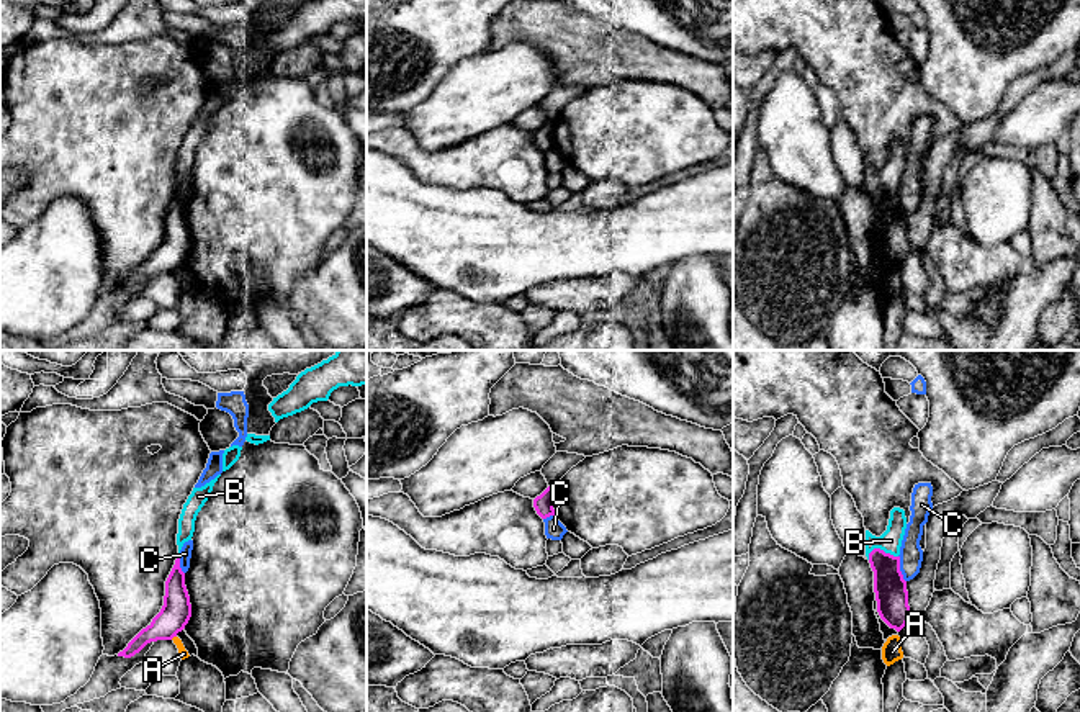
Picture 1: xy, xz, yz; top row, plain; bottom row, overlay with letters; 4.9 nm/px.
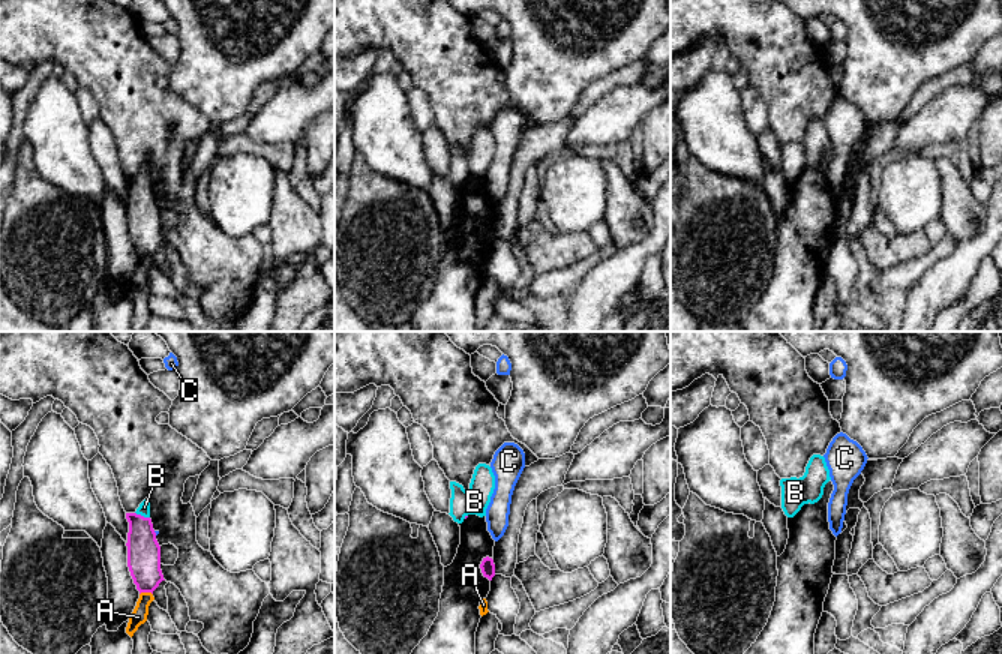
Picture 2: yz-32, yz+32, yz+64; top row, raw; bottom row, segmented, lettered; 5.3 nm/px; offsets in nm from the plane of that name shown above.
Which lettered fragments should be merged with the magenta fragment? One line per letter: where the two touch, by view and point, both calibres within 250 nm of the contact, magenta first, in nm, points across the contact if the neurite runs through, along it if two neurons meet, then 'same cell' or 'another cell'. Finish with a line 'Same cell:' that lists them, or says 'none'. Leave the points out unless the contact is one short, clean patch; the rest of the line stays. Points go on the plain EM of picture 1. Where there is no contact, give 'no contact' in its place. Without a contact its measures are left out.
A: xy (172, 270) | 150/50 nm | along xy (175, 269), (170, 272) | another cell
B: yz (882, 184) | 160/110 nm | across yz (890, 225), (882, 184), (890, 174) | same cell
C: yz (899, 202) | 160/110 nm | along yz (899, 189), (899, 203), (905, 215) | another cell
Same cell: B

